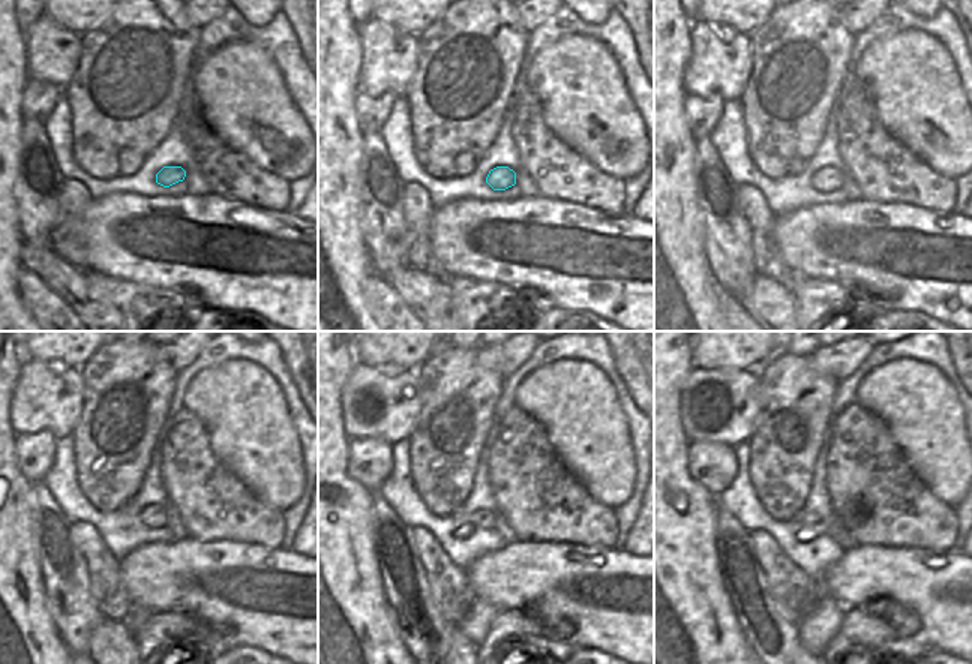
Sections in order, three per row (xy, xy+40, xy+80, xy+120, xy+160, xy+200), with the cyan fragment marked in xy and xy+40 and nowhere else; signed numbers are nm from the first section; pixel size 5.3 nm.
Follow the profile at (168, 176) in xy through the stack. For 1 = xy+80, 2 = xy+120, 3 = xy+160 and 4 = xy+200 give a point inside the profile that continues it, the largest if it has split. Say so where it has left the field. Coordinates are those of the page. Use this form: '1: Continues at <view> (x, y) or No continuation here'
1: Continues at xy+80 (828, 180)
2: Continues at xy+120 (153, 516)
3: Continues at xy+160 (482, 519)
4: Continues at xy+200 (812, 525).

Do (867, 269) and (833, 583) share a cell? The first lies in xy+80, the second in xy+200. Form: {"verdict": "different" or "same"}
{"verdict": "same"}

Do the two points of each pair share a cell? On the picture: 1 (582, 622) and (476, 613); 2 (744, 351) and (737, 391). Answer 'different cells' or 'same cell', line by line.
1: different cells
2: different cells

